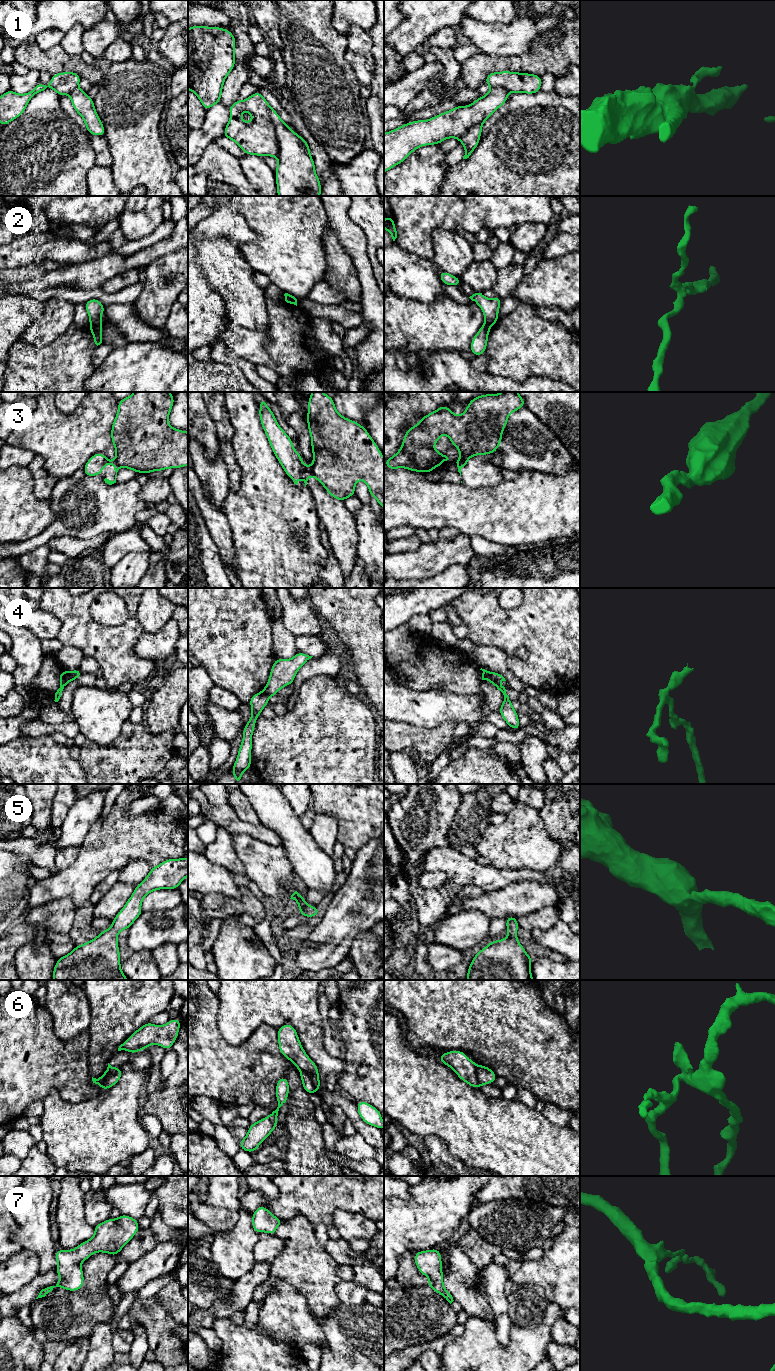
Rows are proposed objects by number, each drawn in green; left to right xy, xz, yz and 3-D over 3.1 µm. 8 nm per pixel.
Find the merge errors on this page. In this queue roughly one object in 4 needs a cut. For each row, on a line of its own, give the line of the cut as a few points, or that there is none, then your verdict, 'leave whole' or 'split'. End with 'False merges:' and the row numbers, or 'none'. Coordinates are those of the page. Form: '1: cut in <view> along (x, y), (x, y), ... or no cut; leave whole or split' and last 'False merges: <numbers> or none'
1: cut in xz along (271, 108), (270, 120), (274, 127), (278, 146), (277, 156); split
2: cut in xy along (90, 324), (100, 326); split
3: cut in yz along (467, 458), (456, 462); split
4: cut in yz along (490, 672), (488, 680); split
5: no cut; leave whole
6: cut in xz along (301, 1071), (304, 1071), (310, 1077), (317, 1090); split
7: no cut; leave whole
False merges: 1, 2, 3, 4, 6

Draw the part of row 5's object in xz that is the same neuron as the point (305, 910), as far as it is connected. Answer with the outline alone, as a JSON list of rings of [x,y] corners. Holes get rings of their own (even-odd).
[[[297,891],[291,895],[290,899],[293,899],[298,903],[299,913],[302,915],[302,917],[316,917],[320,912],[318,907],[308,905],[304,900],[304,896],[300,895]]]

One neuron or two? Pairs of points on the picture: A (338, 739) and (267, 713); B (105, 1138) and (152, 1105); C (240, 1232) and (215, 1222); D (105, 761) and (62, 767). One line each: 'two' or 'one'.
A: two
B: two
C: two
D: two

